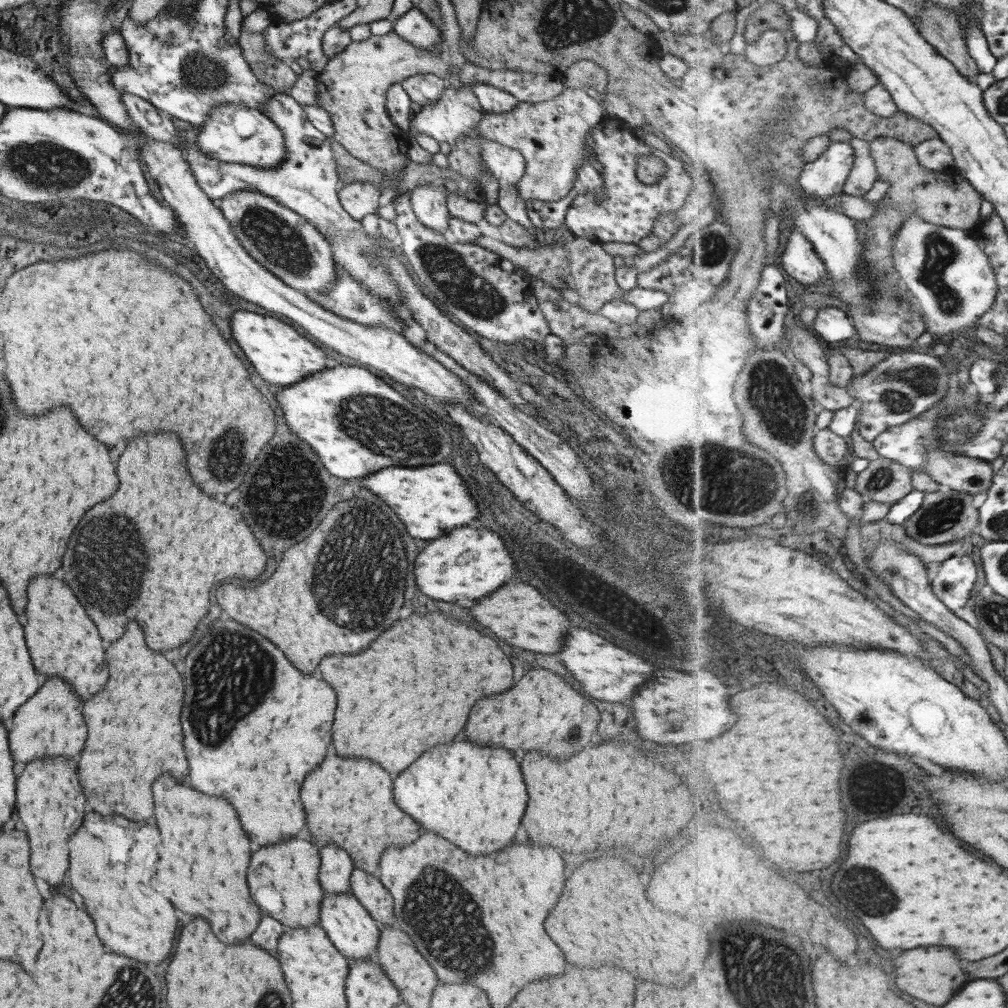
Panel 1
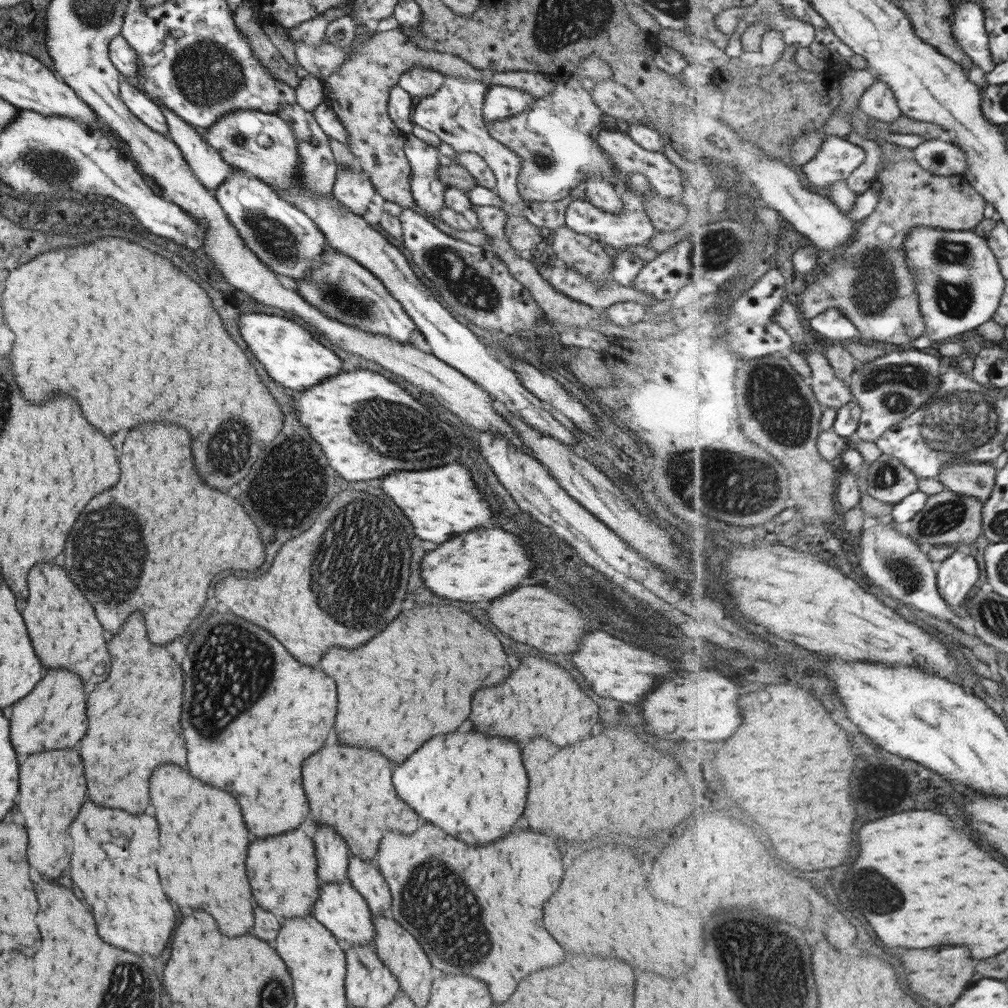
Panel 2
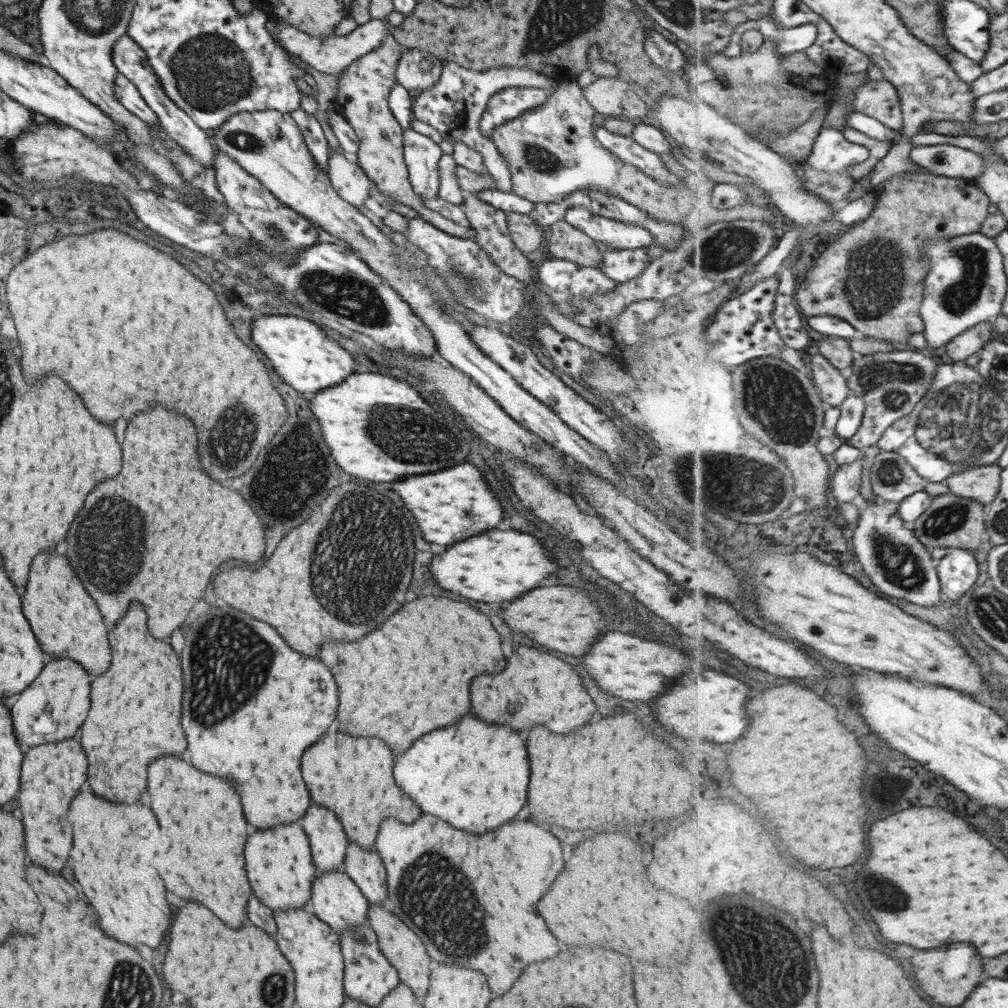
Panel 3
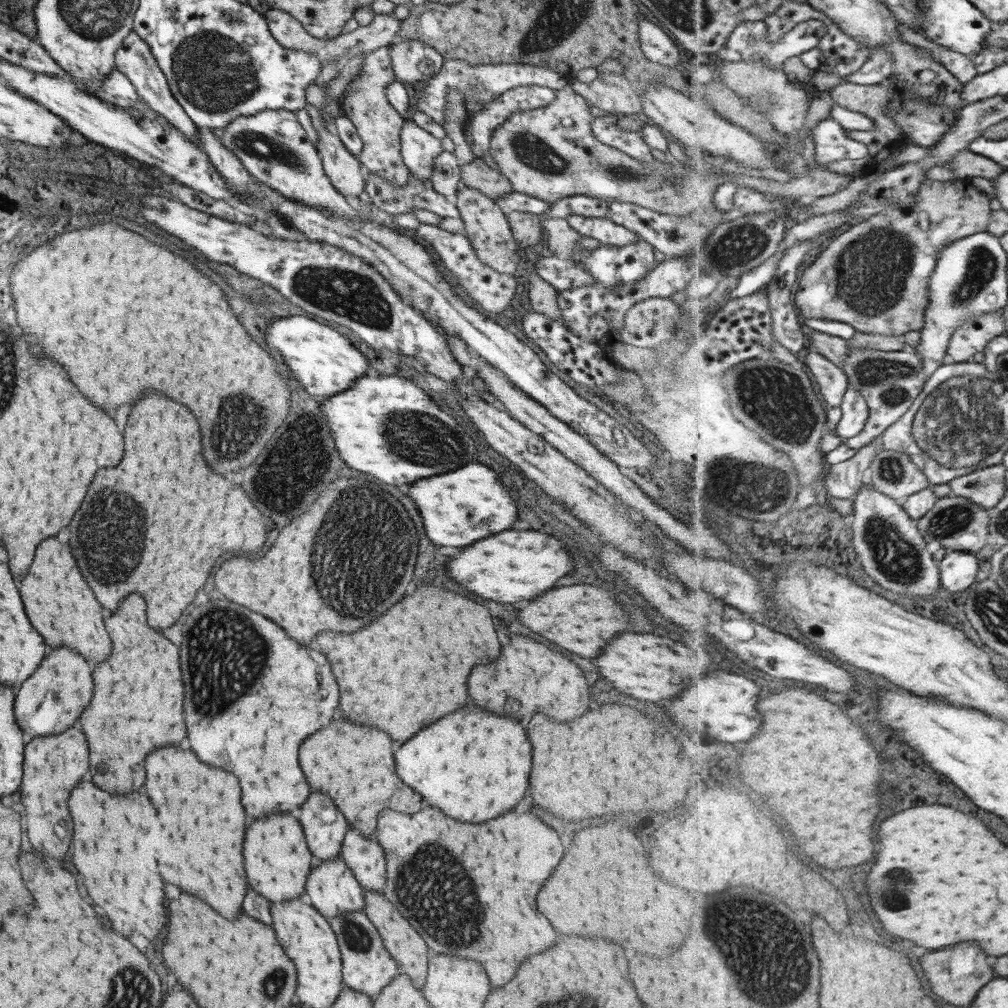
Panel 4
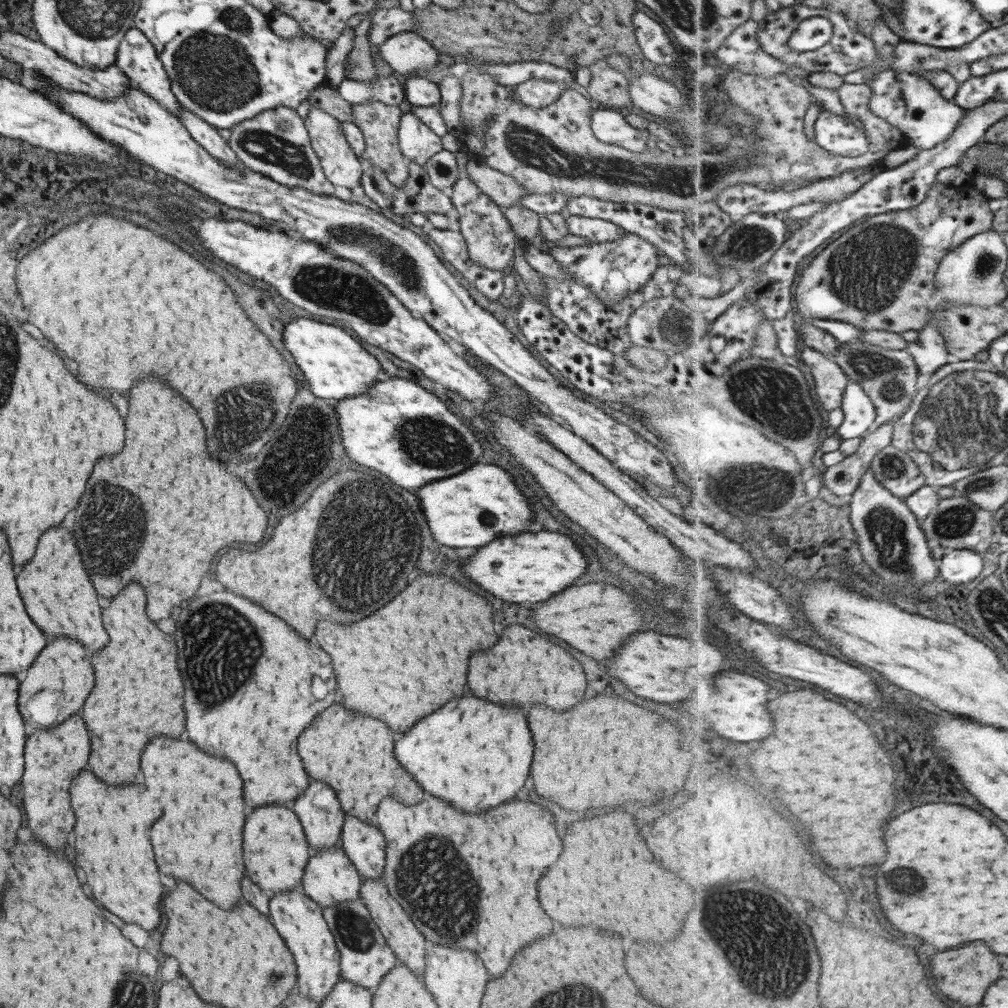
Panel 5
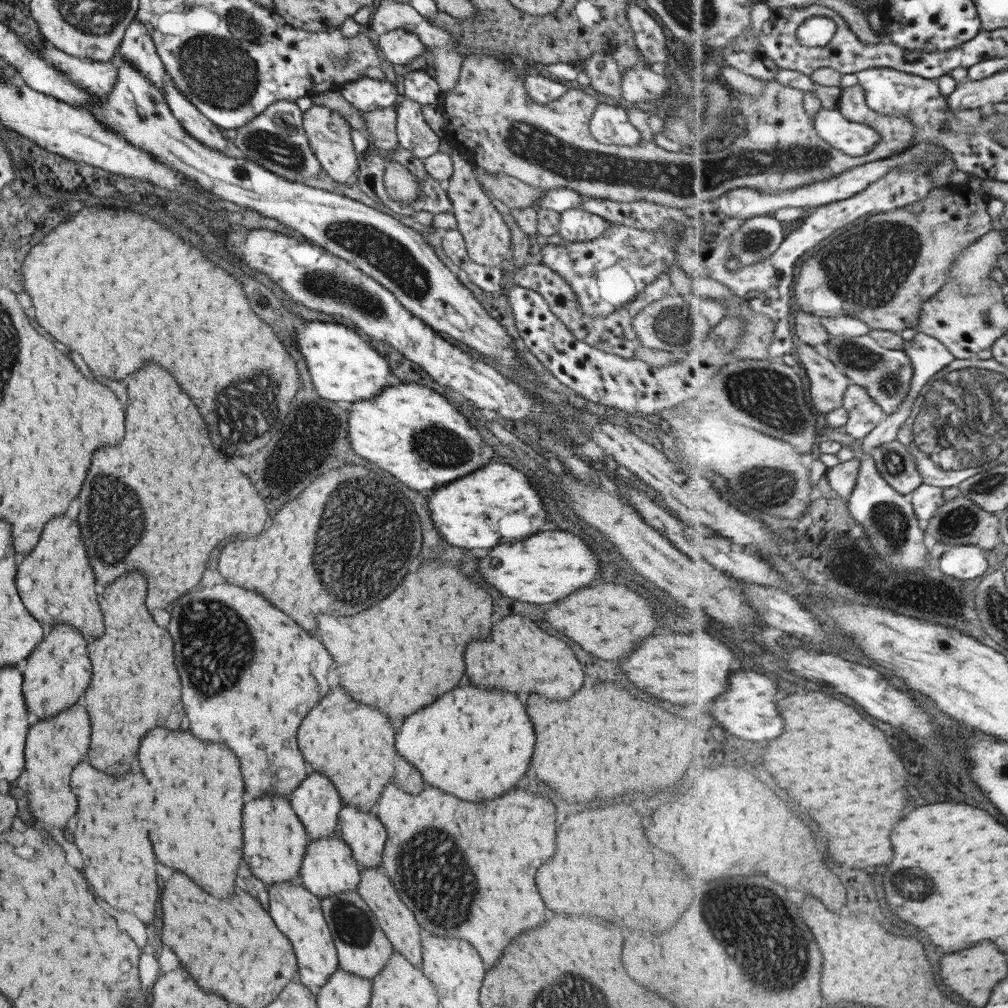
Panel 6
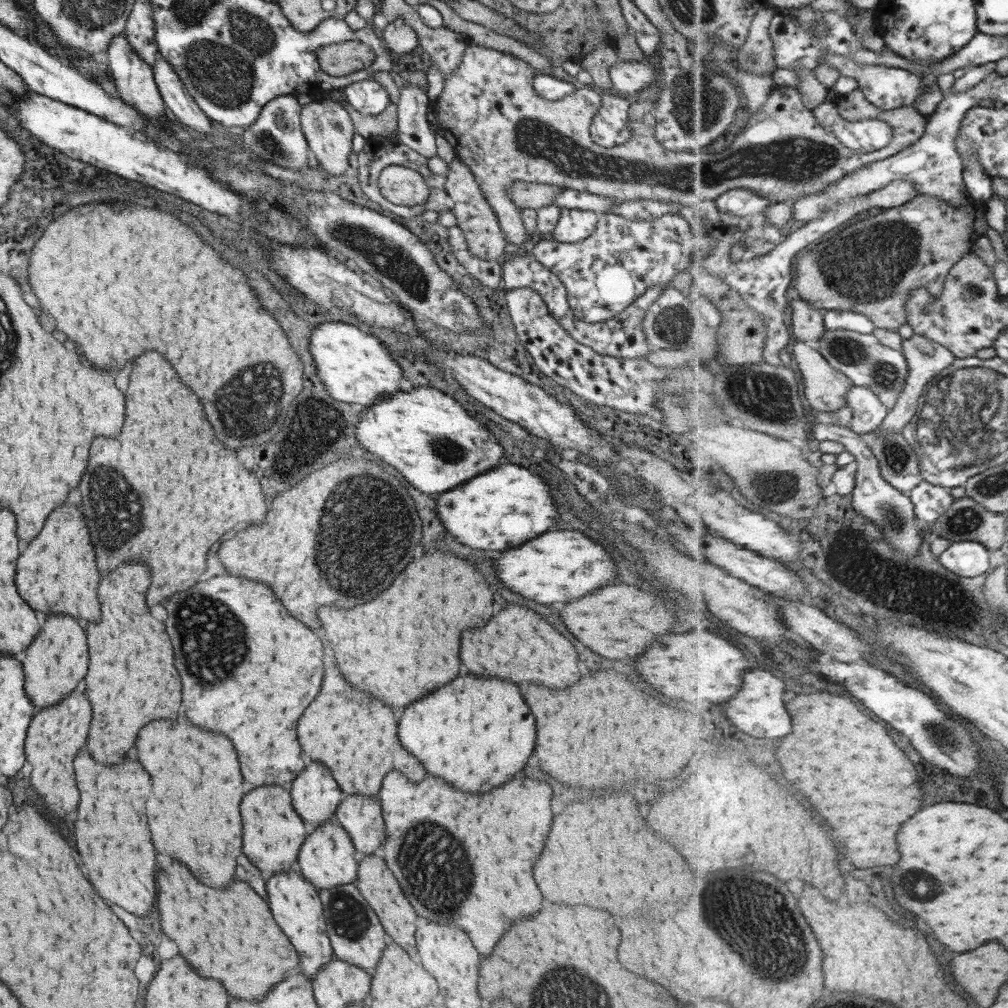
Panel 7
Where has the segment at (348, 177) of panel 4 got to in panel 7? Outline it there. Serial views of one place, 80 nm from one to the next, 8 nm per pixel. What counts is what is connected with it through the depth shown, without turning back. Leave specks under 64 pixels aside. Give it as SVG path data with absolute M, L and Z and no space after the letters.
M335 100L310 101L300 107L299 122L306 145L327 174L337 176L350 171L349 152L352 151L351 143L355 132L349 115L339 103L336 103Z

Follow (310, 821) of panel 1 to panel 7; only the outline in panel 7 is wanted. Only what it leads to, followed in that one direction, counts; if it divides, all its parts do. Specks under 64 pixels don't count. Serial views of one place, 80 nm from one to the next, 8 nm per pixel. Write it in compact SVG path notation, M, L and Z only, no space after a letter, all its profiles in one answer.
M335 668L325 670L319 696L297 720L297 740L307 758L319 760L329 768L333 780L345 795L375 796L383 777L393 768L409 782L417 782L425 776L421 764L399 746L391 710L379 700L347 686Z

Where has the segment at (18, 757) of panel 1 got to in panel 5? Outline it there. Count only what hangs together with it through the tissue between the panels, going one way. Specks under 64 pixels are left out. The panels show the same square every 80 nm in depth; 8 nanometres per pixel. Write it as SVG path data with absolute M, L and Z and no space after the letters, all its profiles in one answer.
M55 638L41 650L41 656L37 656L33 666L25 672L25 678L19 684L17 712L21 712L25 728L31 728L29 732L53 728L81 708L91 686L93 668L85 658L85 650L81 650L81 644L69 638Z

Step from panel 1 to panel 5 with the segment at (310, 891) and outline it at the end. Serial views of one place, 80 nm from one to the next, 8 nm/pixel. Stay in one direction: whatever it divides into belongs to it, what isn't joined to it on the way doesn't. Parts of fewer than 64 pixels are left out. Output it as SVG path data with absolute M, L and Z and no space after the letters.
M281 806L255 808L243 826L243 864L245 874L267 896L293 890L302 879L311 848L304 837L302 826L292 810Z

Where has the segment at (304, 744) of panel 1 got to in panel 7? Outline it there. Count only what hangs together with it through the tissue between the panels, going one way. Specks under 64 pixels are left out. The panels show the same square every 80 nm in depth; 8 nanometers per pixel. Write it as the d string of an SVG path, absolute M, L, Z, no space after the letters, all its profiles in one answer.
M215 576L215 578L209 578L205 582L199 582L199 584L187 588L183 592L173 594L169 598L169 602L165 602L163 606L167 610L165 632L169 634L169 640L173 644L175 670L181 678L181 704L185 708L185 718L197 728L225 734L231 740L233 750L237 752L237 758L239 758L241 776L243 776L245 782L251 784L251 788L261 786L261 784L281 784L281 786L287 784L287 782L290 784L303 768L299 744L295 740L295 724L297 724L301 712L311 704L311 700L319 694L319 688L321 688L323 650L321 650L319 638L315 634L311 634L311 630L307 630L301 622L293 620L267 586L257 584L257 582L249 582L249 580L239 580L239 578L233 578L233 576Z

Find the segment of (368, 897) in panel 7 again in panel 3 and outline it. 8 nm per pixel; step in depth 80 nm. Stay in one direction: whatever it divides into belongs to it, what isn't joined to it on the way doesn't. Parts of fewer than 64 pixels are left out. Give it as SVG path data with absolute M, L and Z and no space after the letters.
M369 904L366 914L366 922L373 933L375 933L380 953L388 960L388 963L396 970L398 982L409 986L409 990L417 996L423 998L429 986L429 956L425 954L423 944L419 942L413 932L401 924L401 920L391 911L387 911L378 904Z

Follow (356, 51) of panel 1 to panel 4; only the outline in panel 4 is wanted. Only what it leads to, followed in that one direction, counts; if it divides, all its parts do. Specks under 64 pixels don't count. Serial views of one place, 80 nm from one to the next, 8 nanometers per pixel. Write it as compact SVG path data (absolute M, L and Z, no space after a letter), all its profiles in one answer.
M380 46L366 53L359 59L359 63L361 67L358 76L344 88L351 94L339 96L342 112L352 122L362 142L360 153L355 157L364 171L376 174L393 187L403 186L410 178L407 167L403 164L399 146L400 128L405 120L387 102L384 93L385 87L395 79L388 46Z

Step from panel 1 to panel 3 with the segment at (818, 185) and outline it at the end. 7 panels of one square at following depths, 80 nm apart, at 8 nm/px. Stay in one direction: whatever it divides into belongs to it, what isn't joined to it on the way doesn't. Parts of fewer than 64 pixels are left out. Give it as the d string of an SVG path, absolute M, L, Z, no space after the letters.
M824 125L808 162L823 172L849 172L853 164L861 164L868 158L869 149L865 145L849 142L843 131Z

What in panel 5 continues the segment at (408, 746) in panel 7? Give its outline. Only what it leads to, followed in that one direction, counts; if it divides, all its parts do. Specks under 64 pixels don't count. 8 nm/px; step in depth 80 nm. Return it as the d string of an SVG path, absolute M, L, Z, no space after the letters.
M463 696L447 702L443 708L411 726L401 740L395 742L395 756L401 768L405 768L427 794L449 802L457 810L473 814L515 798L527 778L532 760L534 742L529 736L527 722L517 708L501 708L473 696Z

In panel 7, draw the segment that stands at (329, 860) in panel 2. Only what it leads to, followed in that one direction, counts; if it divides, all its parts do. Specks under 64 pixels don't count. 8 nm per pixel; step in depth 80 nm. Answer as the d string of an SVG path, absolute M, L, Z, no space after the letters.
M319 762L303 768L287 790L290 790L293 810L303 821L307 833L332 819L336 806L345 796L333 782L329 770Z

